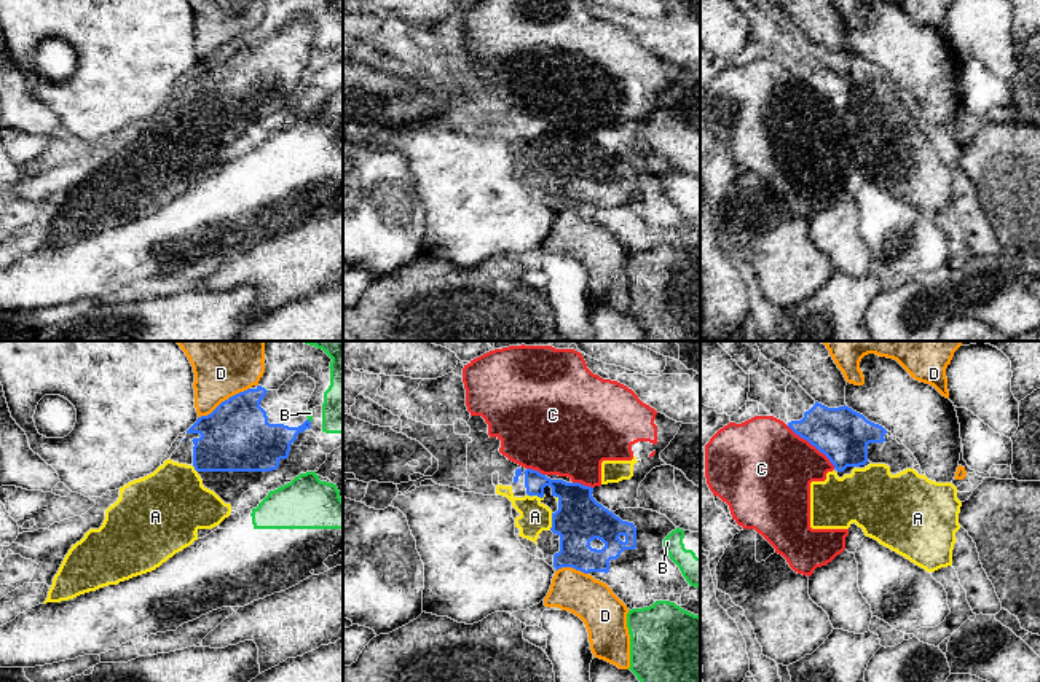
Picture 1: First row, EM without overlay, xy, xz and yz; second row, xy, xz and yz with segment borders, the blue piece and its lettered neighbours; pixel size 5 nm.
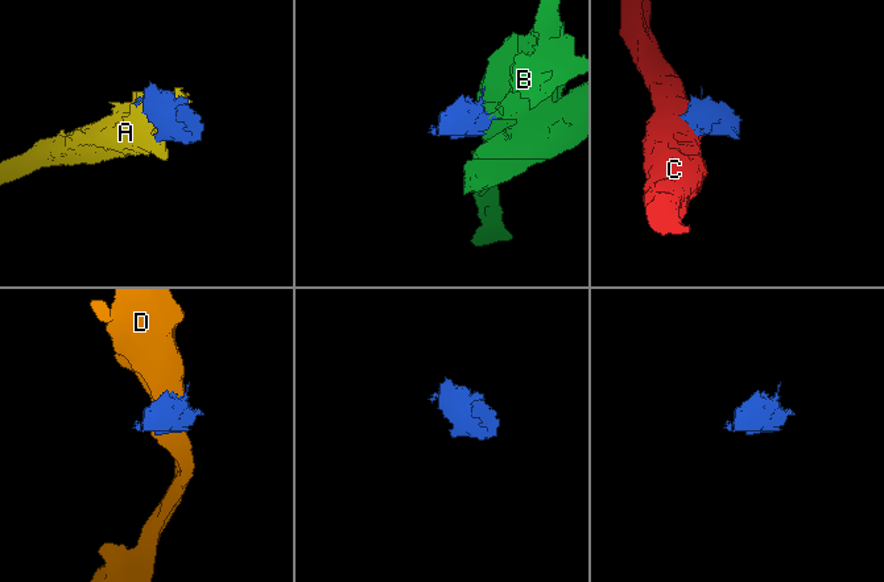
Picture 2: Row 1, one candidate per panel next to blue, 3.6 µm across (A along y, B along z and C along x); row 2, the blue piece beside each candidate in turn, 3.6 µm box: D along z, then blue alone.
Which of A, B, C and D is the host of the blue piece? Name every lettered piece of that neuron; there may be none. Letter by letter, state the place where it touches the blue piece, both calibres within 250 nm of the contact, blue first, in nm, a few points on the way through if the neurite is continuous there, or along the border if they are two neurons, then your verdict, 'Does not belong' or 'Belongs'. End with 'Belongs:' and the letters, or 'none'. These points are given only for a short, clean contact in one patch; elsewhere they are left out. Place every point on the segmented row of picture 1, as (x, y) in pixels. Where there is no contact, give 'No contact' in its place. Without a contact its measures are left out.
A: Touches blue at xz (552, 521). Thickness 240 nm (blue) against 160 nm. Belongs
B: Touches blue at xy (308, 421). Thickness 220 nm (blue) against 30 nm. Boundary: xy (307, 419), (310, 423). Does not belong
C: Touches blue at yz (812, 445). Thickness 280 nm (blue) against 440 nm. Does not belong
D: Touches blue at xy (225, 400). Thickness 360 nm (blue) against 380 nm. Does not belong
Belongs: A

